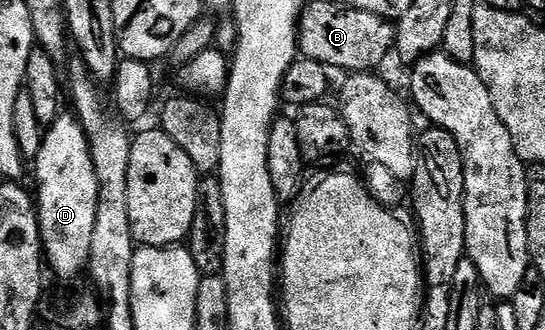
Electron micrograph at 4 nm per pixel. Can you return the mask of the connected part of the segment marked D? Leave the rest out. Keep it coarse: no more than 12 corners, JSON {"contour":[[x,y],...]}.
{"contour":[[61,113],[34,163],[47,265],[88,269],[98,176],[79,120]]}

